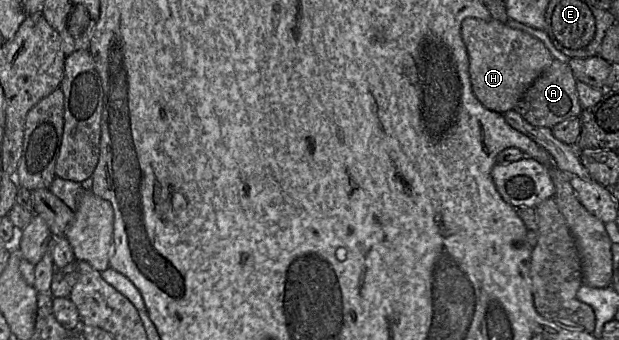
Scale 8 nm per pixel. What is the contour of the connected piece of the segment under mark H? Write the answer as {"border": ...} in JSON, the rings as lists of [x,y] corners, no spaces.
{"border":[[[465,18],[461,24],[461,36],[469,56],[472,90],[487,109],[497,113],[512,110],[531,84],[554,61],[538,38],[493,18]]]}

